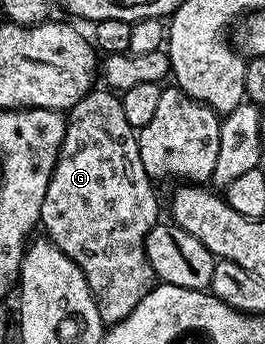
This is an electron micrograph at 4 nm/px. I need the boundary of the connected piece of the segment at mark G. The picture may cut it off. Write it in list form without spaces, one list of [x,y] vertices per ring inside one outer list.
[[[109,88],[89,90],[68,111],[66,135],[58,153],[58,163],[54,165],[54,171],[48,180],[48,192],[44,192],[40,226],[44,231],[45,237],[49,238],[52,244],[56,244],[56,248],[60,248],[60,252],[64,252],[64,256],[68,256],[68,260],[72,260],[77,264],[80,272],[84,272],[84,280],[88,280],[88,288],[96,300],[96,308],[100,312],[103,323],[113,324],[124,320],[124,316],[128,316],[128,312],[132,312],[132,308],[136,308],[136,304],[140,304],[140,300],[144,300],[144,296],[148,296],[150,289],[156,285],[156,275],[152,264],[148,264],[148,256],[146,255],[146,237],[148,232],[153,226],[159,225],[160,222],[160,218],[158,218],[158,198],[154,195],[154,186],[155,183],[148,176],[148,172],[144,172],[144,164],[140,164],[138,136],[135,127],[130,126],[128,120],[124,120],[124,108],[122,107],[121,97]]]

